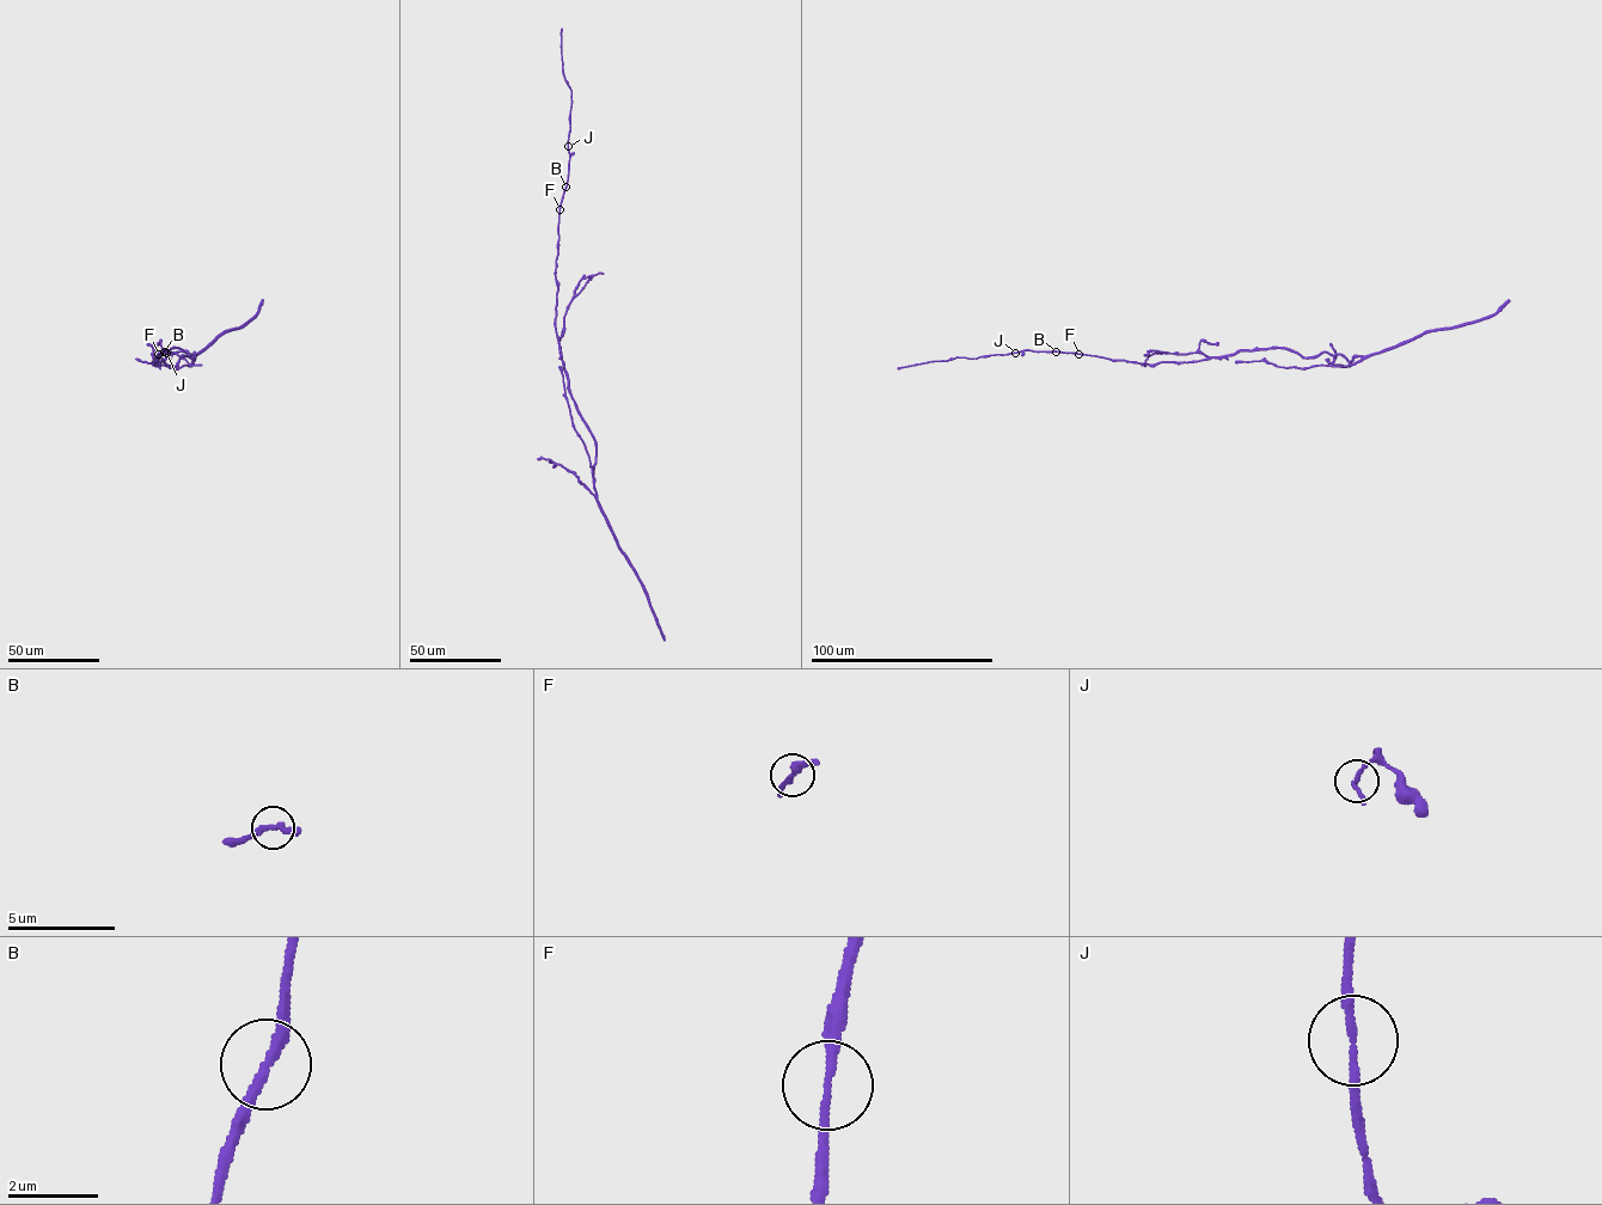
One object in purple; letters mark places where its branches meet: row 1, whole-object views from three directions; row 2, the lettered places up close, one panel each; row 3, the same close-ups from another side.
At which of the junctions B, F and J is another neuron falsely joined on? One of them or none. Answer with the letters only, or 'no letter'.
no letter

